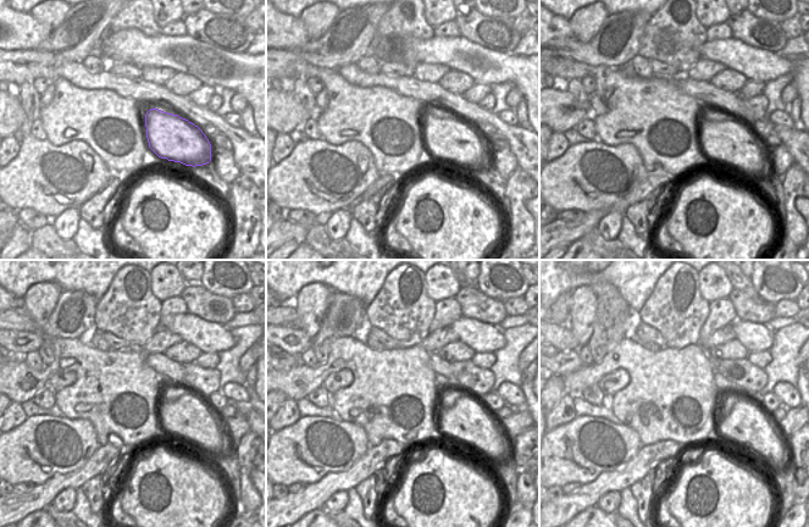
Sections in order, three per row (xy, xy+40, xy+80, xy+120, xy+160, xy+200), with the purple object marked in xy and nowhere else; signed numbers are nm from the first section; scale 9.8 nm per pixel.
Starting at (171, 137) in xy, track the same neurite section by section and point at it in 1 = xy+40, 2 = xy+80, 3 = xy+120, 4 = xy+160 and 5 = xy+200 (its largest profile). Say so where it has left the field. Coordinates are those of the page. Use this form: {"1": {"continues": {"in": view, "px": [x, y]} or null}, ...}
{"1": {"continues": {"in": "xy+40", "px": [454, 140]}}, "2": {"continues": {"in": "xy+80", "px": [733, 143]}}, "3": {"continues": {"in": "xy+120", "px": [190, 419]}}, "4": {"continues": {"in": "xy+160", "px": [467, 421]}}, "5": {"continues": {"in": "xy+200", "px": [744, 422]}}}

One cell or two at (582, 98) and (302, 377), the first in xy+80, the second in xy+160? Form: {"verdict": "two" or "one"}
{"verdict": "two"}

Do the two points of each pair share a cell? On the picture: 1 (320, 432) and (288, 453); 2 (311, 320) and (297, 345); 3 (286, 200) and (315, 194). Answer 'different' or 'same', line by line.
1: same
2: different
3: same

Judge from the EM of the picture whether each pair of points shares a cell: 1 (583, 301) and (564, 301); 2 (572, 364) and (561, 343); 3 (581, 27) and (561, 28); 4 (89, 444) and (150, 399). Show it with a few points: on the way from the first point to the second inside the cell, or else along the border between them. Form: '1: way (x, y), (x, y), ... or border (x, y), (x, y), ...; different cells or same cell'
1: border (571, 293), (571, 308), (566, 323); different cells
2: border (576, 348), (558, 351); different cells
3: border (569, 21), (572, 34); different cells
4: border (77, 419), (86, 419), (92, 425), (99, 447); different cells

